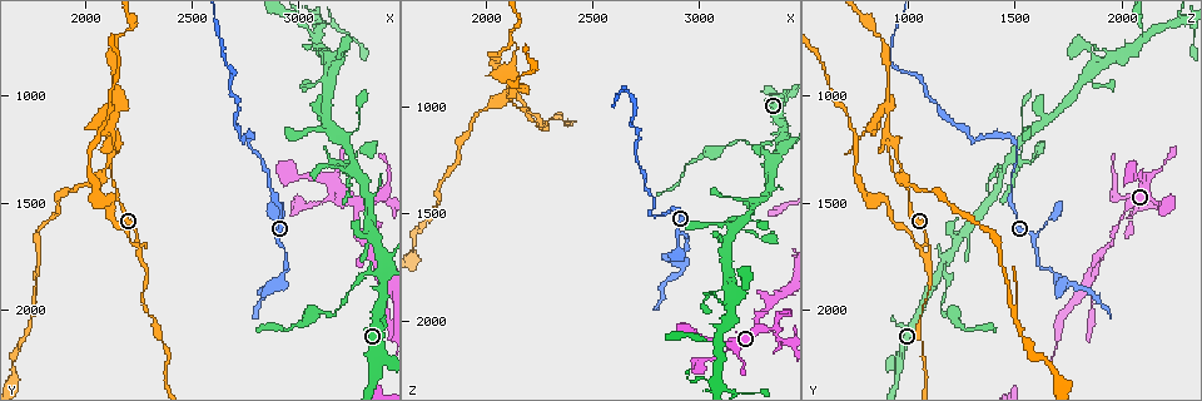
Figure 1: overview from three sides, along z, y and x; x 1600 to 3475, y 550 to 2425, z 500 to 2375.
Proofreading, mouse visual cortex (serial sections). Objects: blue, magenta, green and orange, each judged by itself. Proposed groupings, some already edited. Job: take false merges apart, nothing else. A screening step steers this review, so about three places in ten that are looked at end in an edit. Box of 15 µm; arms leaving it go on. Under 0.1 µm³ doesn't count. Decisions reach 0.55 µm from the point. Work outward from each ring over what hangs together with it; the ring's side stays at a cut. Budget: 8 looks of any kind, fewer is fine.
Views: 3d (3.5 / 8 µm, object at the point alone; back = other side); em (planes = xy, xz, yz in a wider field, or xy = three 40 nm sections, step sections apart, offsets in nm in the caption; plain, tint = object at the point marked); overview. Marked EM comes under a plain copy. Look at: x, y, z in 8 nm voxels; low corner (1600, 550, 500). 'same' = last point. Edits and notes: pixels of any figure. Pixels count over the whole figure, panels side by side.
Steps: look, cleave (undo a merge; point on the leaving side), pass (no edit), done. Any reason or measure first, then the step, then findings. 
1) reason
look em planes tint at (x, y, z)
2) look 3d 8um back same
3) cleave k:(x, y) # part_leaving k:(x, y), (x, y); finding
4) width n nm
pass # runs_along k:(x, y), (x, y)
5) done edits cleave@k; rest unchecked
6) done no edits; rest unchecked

sharp bend
look 3d 3.5um at (3380, 1820, 1160)

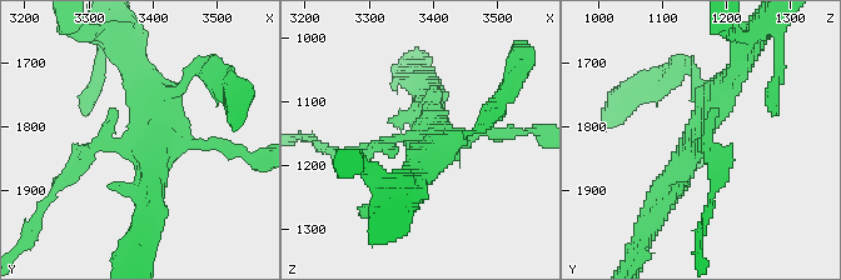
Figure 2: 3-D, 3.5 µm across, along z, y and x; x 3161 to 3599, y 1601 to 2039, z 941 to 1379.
look em xy step 3 tint at (3380, 1830, 1150)

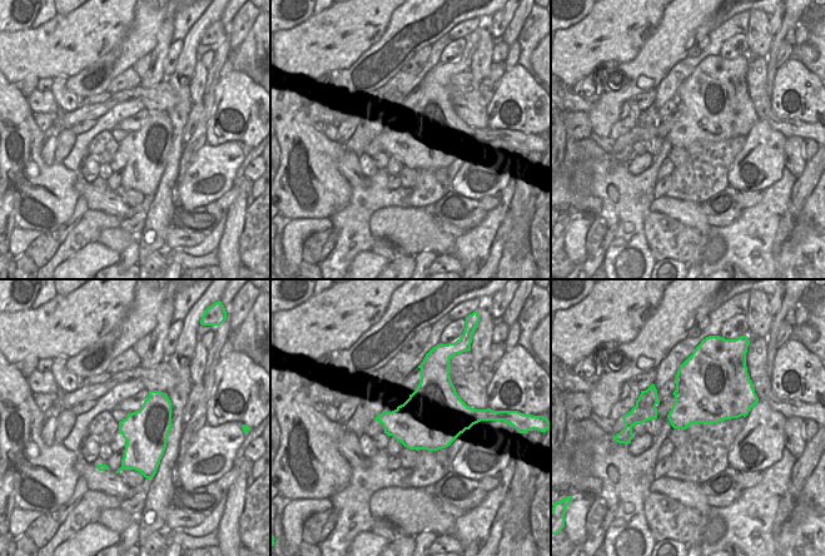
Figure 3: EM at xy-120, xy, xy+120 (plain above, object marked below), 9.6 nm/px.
cleave 2:(725, 159) # part_leaving 2:(702, 143), (715, 158), (702, 231); a second cell is stuck on

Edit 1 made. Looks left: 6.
look overview

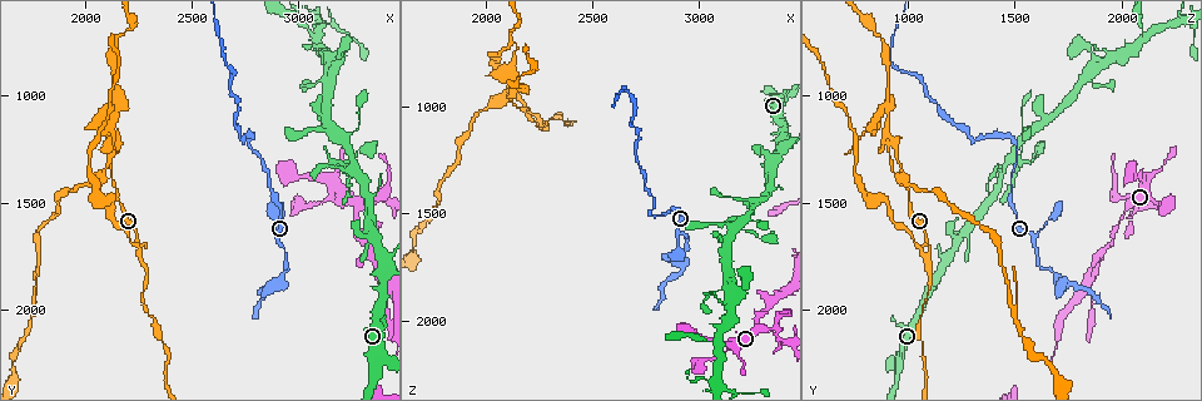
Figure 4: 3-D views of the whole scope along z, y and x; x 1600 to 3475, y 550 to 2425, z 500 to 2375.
branch point
look 3d 3.5um at (3350, 1500, 2030)

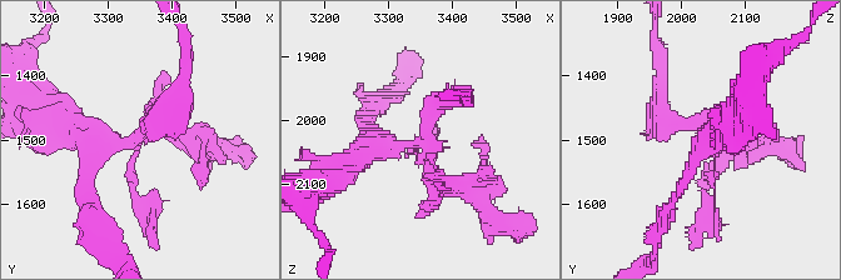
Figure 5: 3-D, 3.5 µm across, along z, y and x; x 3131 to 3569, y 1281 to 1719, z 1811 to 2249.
look em xy step 5 tint at (3350, 1485, 2035)

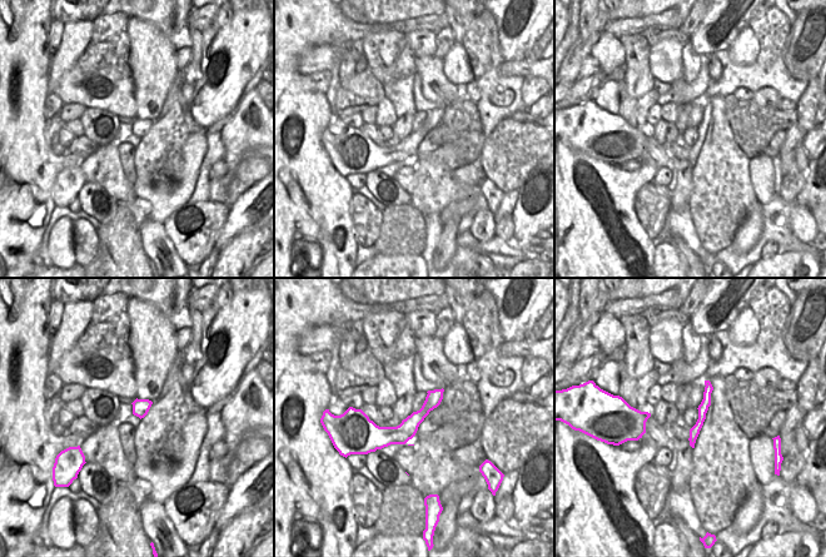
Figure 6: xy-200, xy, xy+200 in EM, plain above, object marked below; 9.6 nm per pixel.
width 190 nm
cleave 5:(443, 191) # part_leaving 5:(427, 154), (438, 180), (469, 193), (484, 150); two cells meet here

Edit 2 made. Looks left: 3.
a narrow waist
look em xy step 2 tint at (3080, 1500, 2160)

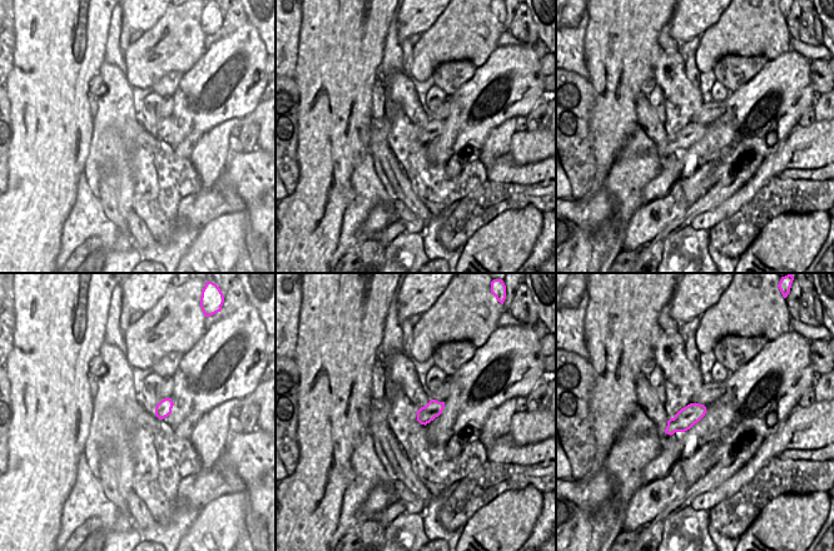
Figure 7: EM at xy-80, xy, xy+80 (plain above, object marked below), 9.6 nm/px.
wider look
look 3d 3.5um same

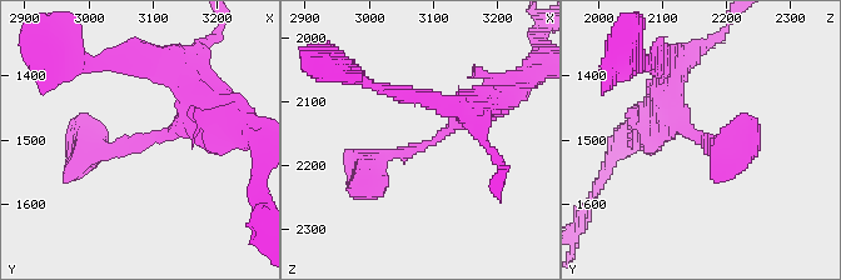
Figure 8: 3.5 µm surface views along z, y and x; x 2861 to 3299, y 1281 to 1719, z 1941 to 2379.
arm_widths 300, 350 nm
pass # all the same cell

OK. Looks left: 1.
done edits cleave@2, cleave@5; rest unchecked

